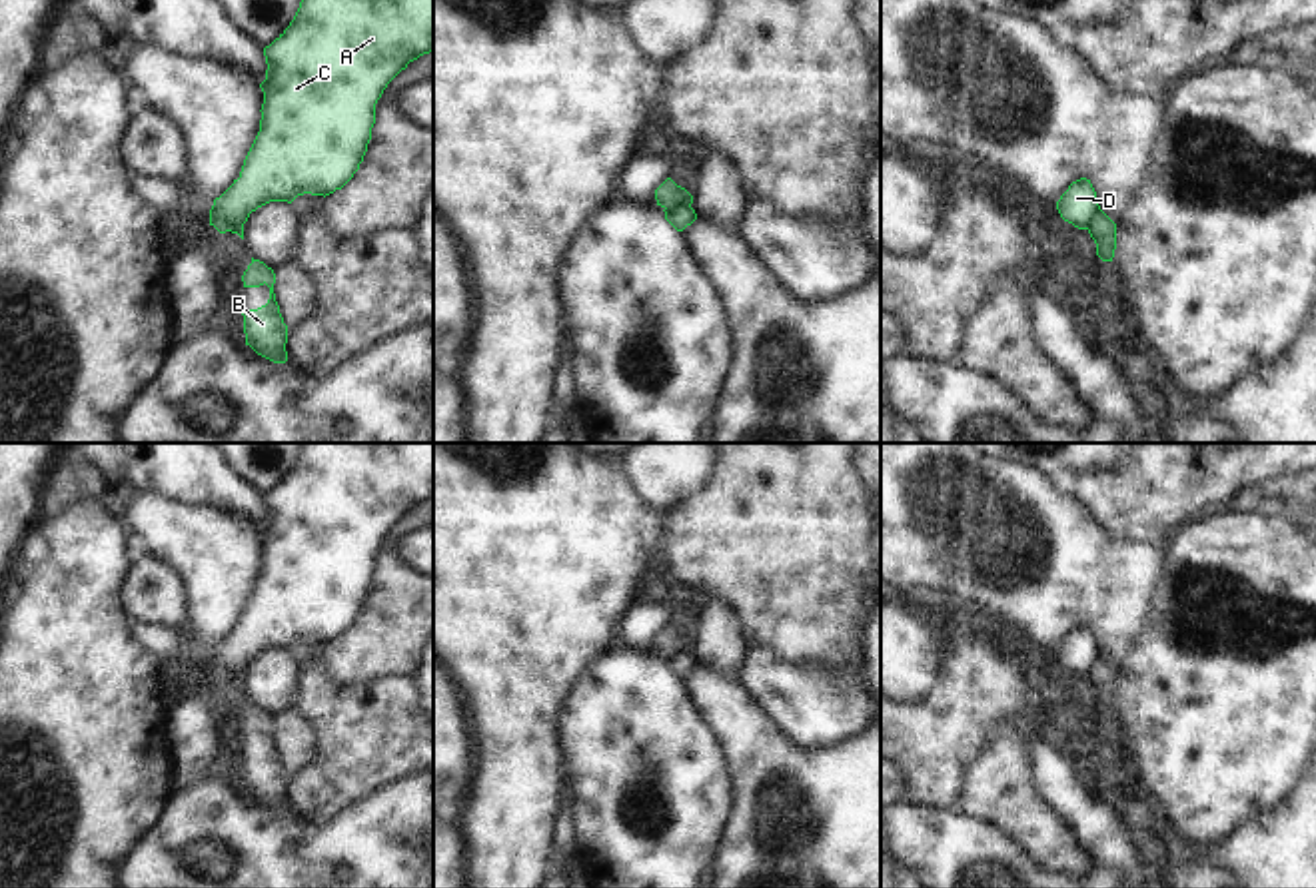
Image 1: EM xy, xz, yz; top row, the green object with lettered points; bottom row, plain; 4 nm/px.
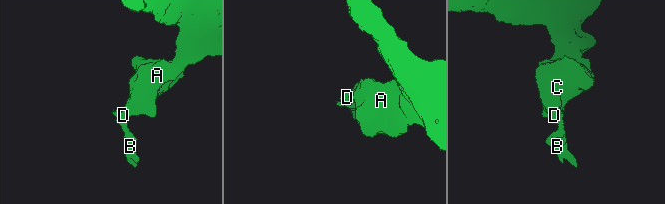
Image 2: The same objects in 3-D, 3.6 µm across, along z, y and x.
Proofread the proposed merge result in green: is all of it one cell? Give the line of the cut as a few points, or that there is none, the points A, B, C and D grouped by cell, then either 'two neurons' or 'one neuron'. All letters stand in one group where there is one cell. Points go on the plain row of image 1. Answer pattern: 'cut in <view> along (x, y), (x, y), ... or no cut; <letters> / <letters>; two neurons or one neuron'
cut in xz along (689, 651), (665, 655); A C D / B; two neurons

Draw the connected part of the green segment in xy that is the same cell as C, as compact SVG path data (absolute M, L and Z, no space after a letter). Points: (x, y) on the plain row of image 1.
M302 443L290 473L264 495L268 517L260 531L264 539L260 579L240 625L210 657L210 672L226 680L232 672L244 674L250 661L270 649L292 651L304 641L326 645L341 637L363 609L383 537L409 509L429 499L433 499L433 443Z

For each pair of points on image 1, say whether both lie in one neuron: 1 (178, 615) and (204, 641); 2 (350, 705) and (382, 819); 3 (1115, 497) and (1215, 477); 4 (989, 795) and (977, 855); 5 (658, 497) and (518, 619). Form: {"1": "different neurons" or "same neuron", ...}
{"1": "different neurons", "2": "different neurons", "3": "same neuron", "4": "different neurons", "5": "different neurons"}

